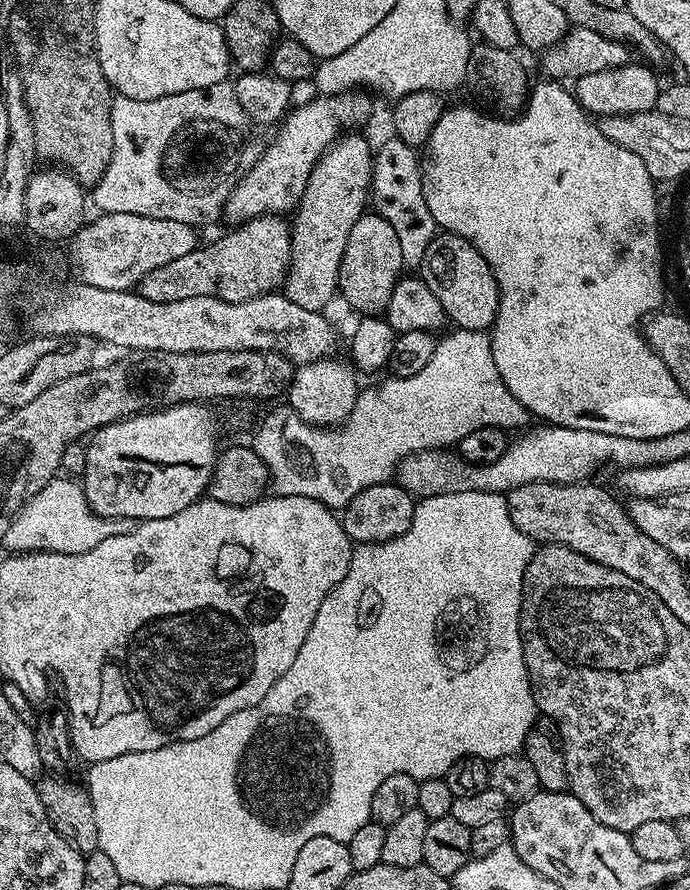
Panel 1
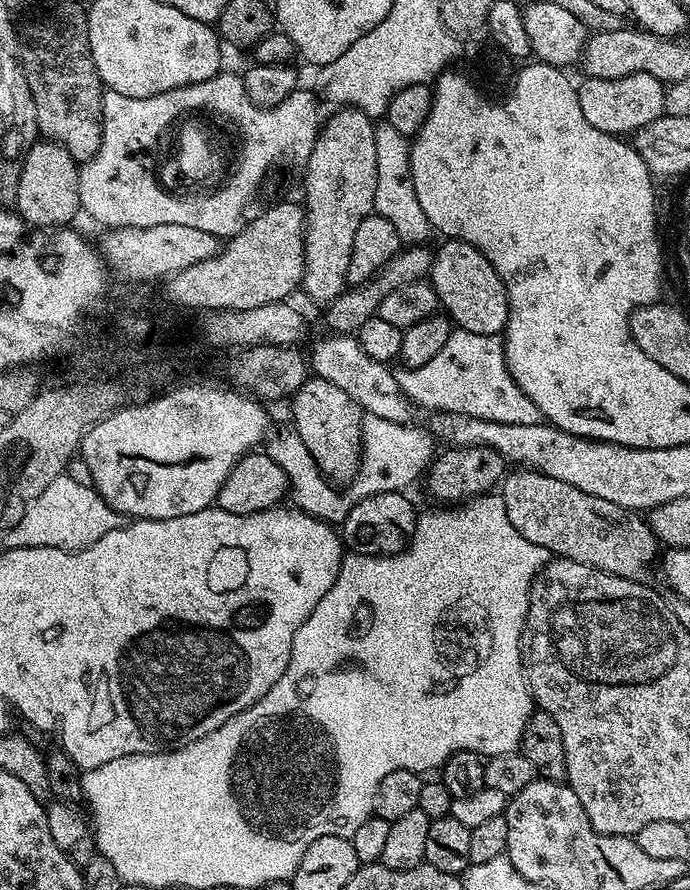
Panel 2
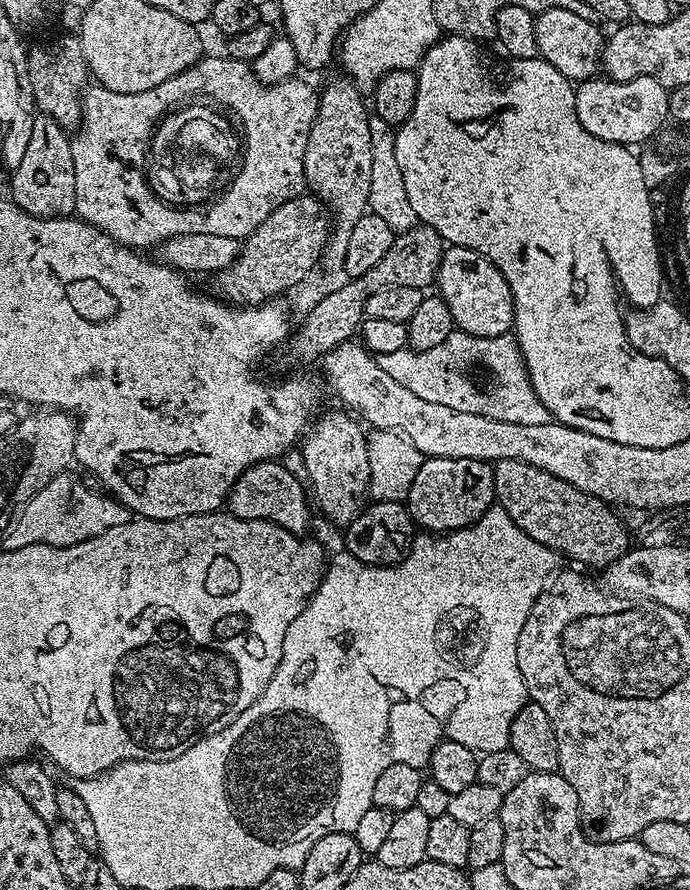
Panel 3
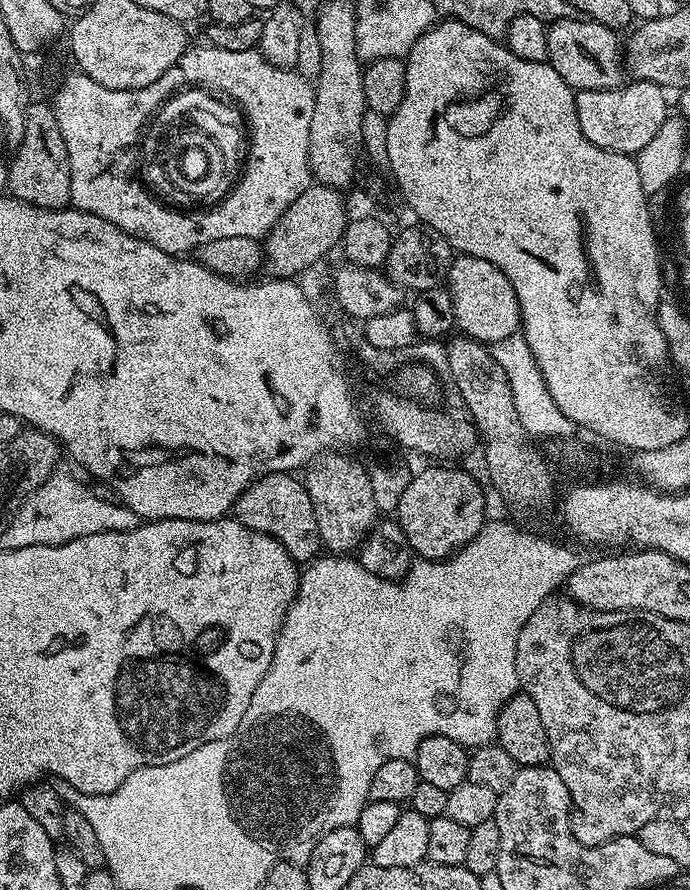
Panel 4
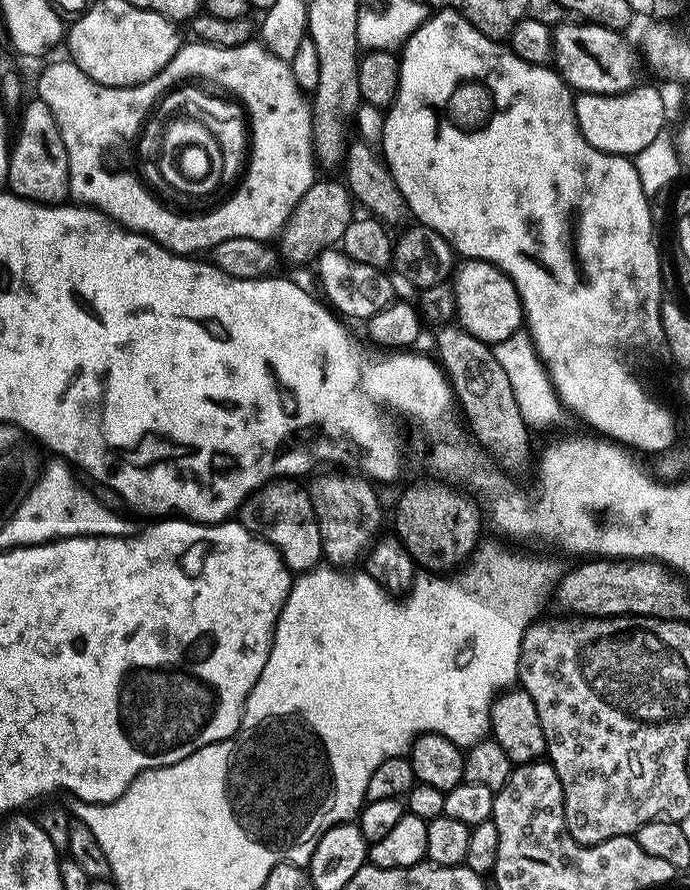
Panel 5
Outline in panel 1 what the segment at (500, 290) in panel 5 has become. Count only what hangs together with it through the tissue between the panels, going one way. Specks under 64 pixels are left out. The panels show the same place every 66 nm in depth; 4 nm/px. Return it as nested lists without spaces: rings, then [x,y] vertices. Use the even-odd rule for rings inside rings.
[[[441,231],[426,247],[418,269],[419,279],[430,286],[434,298],[442,302],[442,310],[456,328],[482,332],[491,329],[500,305],[498,282],[482,254],[466,238]]]

